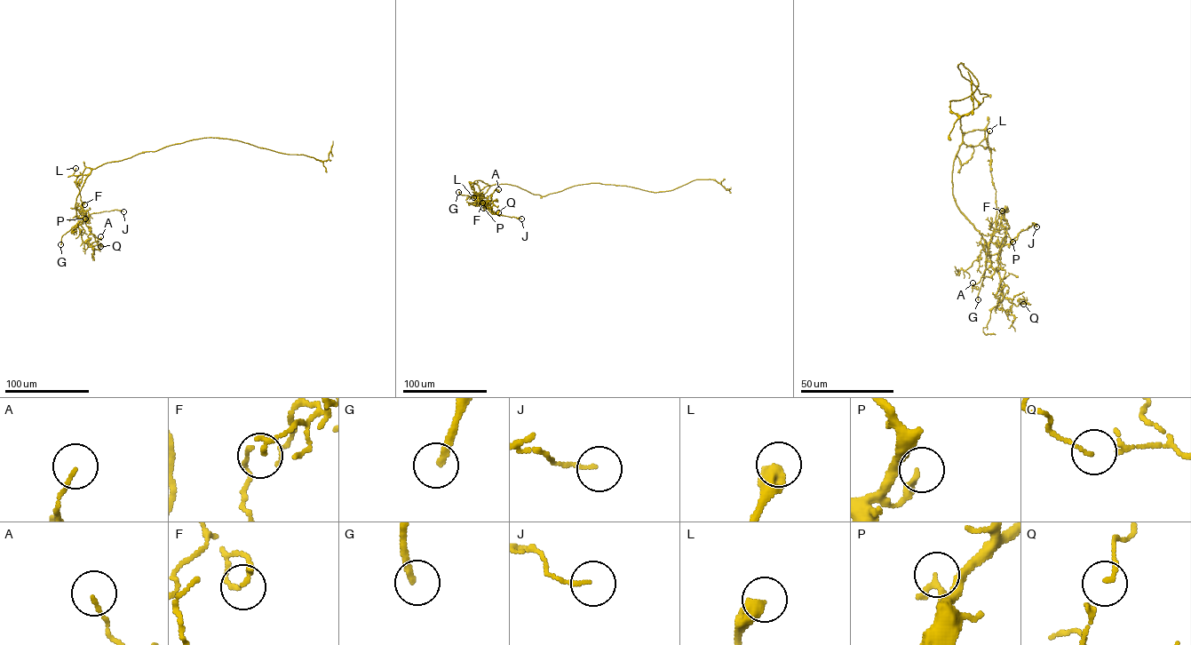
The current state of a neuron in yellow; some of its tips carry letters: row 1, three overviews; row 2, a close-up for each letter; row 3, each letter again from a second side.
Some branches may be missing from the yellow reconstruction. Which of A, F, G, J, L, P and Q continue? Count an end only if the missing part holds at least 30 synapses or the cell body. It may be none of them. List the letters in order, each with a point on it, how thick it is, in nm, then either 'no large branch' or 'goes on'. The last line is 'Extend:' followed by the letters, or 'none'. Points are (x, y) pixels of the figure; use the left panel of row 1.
A: (100, 236) | 100 nm | no large branch
F: (84, 204) | 150 nm | no large branch
G: (60, 244) | 220 nm | goes on
J: (123, 211) | 100 nm | no large branch
L: (75, 168) | 550 nm | no large branch
P: (85, 218) | 200 nm | no large branch
Q: (100, 246) | 120 nm | no large branch
Extend: G

